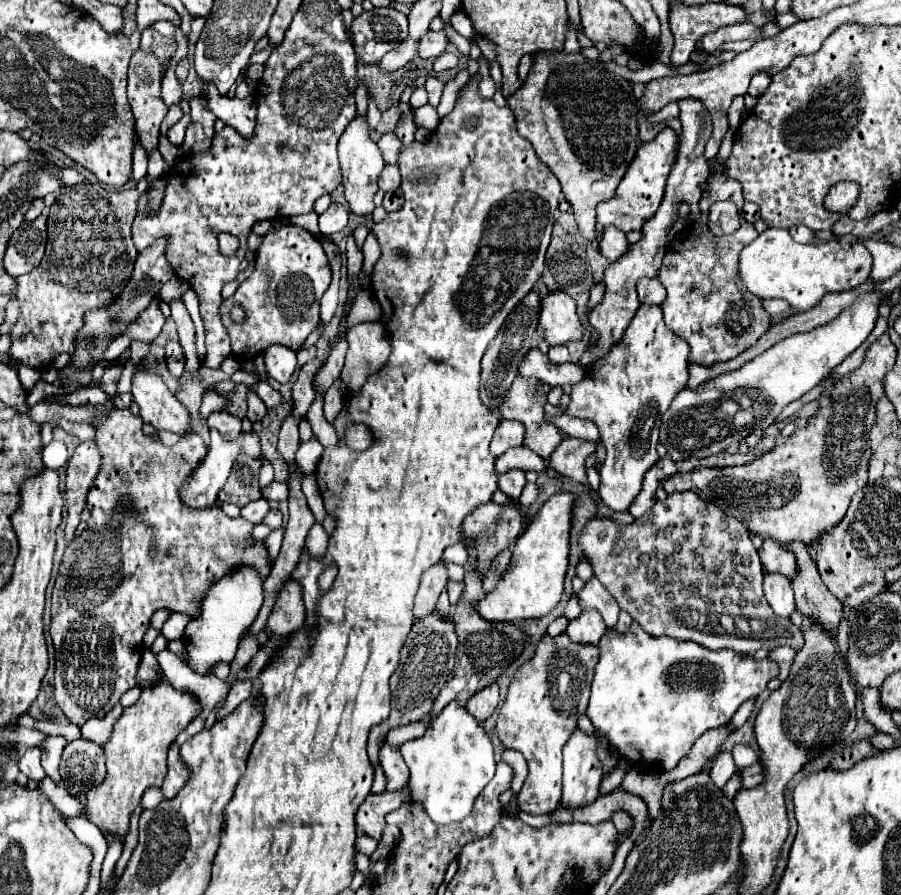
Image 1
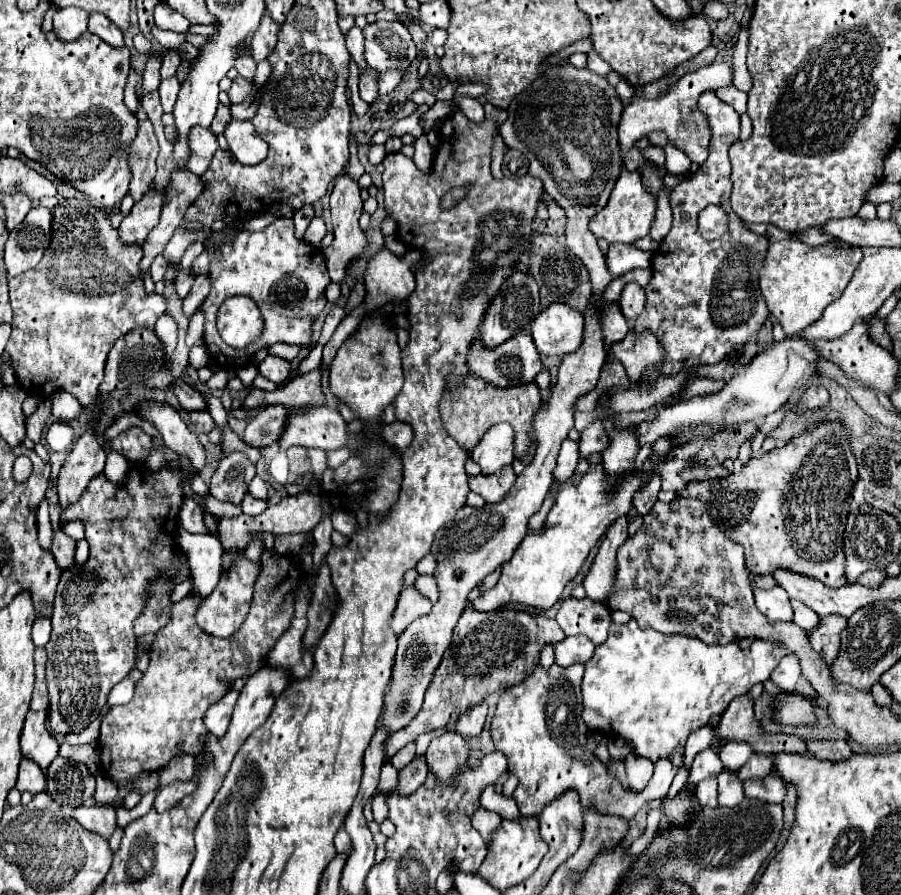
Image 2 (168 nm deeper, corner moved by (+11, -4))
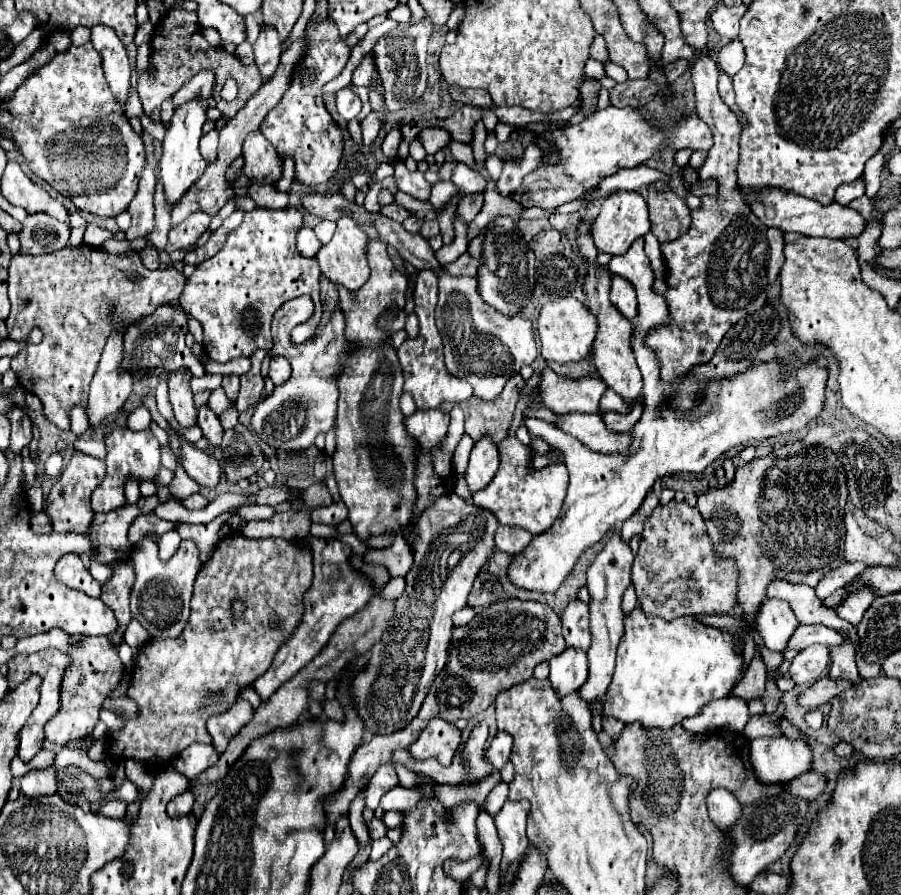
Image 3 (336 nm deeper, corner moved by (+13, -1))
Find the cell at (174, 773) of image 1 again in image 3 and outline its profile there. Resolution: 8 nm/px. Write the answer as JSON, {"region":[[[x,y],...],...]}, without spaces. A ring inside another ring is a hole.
{"region":[[[185,790],[183,794],[171,798],[171,802],[167,804],[167,814],[169,814],[169,816],[189,814],[189,812],[193,810],[193,802],[195,802],[195,798],[193,798],[191,790]]]}

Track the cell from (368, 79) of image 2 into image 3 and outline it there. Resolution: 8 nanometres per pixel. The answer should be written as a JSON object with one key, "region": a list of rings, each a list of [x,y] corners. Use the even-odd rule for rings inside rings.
{"region":[[[351,88],[339,90],[337,92],[337,112],[345,120],[355,118],[361,112],[361,98]]]}

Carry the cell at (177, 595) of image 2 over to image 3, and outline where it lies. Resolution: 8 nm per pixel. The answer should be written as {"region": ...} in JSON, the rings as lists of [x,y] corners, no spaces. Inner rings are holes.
{"region":[[[223,512],[221,516],[217,516],[213,522],[209,524],[183,524],[183,522],[175,522],[175,530],[179,532],[179,536],[185,536],[185,538],[193,538],[195,544],[199,546],[199,558],[201,558],[201,564],[207,562],[207,558],[211,558],[211,554],[215,552],[215,546],[219,542],[219,526],[223,522],[227,522],[231,518],[231,514]]]}

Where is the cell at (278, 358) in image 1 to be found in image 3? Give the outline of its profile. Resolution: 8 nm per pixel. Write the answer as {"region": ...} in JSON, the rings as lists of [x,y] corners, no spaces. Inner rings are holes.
{"region":[[[275,356],[271,360],[271,368],[269,368],[269,378],[273,380],[273,384],[281,386],[287,382],[289,376],[291,376],[291,364],[283,356]]]}

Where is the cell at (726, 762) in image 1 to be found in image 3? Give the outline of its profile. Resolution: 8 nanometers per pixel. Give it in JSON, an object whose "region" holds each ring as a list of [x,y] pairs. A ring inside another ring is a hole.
{"region":[[[717,788],[707,794],[705,802],[707,802],[709,818],[715,822],[719,830],[729,828],[729,824],[733,824],[733,820],[737,820],[737,816],[741,814],[741,804],[729,790]]]}

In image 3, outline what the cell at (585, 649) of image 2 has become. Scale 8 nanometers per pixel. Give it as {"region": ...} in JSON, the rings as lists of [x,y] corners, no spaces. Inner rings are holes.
{"region":[[[565,648],[561,654],[549,660],[549,666],[551,666],[549,680],[559,696],[579,690],[589,676],[587,652],[581,648]]]}

